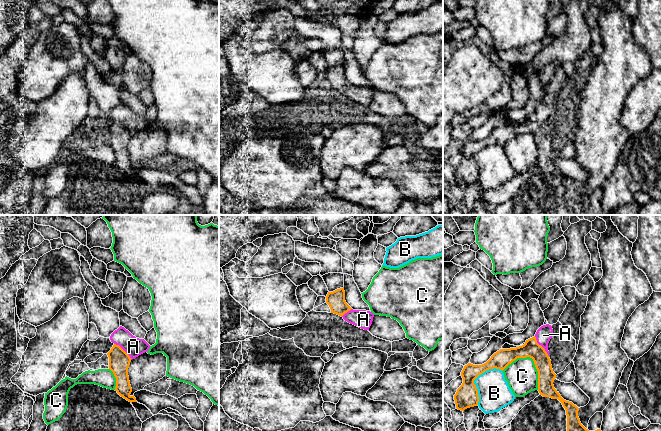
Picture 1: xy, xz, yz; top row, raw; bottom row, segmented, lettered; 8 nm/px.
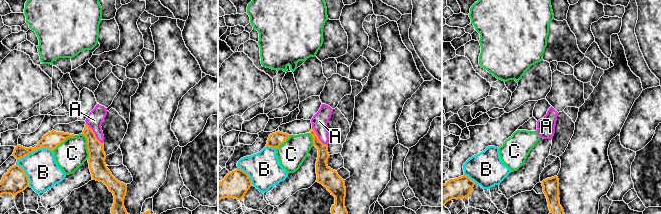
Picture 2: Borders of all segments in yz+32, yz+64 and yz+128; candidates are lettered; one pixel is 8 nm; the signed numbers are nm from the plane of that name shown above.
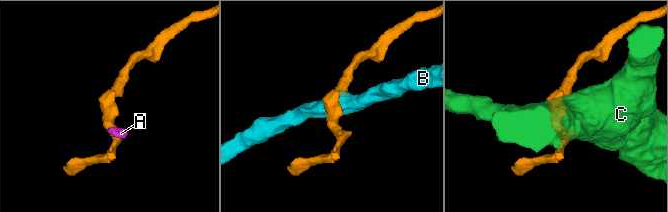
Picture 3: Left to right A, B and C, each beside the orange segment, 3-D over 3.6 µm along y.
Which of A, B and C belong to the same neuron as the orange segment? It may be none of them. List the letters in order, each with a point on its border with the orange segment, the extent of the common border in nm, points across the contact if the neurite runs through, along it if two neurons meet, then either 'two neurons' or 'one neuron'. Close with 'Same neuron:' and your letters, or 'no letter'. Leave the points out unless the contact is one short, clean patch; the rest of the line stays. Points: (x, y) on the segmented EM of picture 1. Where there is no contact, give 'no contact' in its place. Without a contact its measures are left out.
A: meets orange in yz at (541, 346); contact 200 nm long; runs through yz (546, 376), (541, 360), (541, 346), (543, 335); one neuron
B: meets orange in yz at (475, 378); contact 340 nm long; two neurons
C: meets orange in yz at (532, 358); contact 340 nm long; two neurons
Same neuron: A

